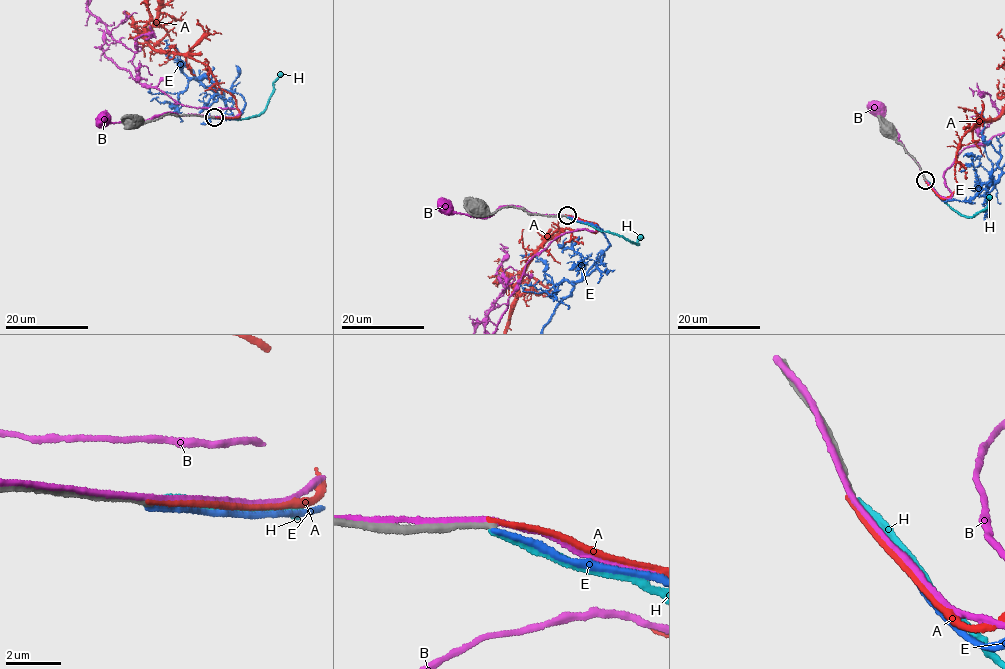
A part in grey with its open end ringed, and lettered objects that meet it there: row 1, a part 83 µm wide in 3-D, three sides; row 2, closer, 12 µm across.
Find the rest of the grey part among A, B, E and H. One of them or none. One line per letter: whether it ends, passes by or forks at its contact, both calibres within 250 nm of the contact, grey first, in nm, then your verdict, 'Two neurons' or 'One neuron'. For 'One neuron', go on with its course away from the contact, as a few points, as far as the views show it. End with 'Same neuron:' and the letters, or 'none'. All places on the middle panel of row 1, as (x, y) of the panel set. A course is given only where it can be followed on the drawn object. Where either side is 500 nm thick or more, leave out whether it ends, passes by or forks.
A: It ends there. Thickness 240 nm (grey) against 170 nm. Two neurons
B: It passes by. Thickness 240 nm (grey) against 220 nm. Two neurons
E: It ends there. Thickness 240 nm (grey) against 190 nm. Two neurons
H: It ends there. Thickness 240 nm (grey) against 240 nm. Two neurons
Same neuron: none

